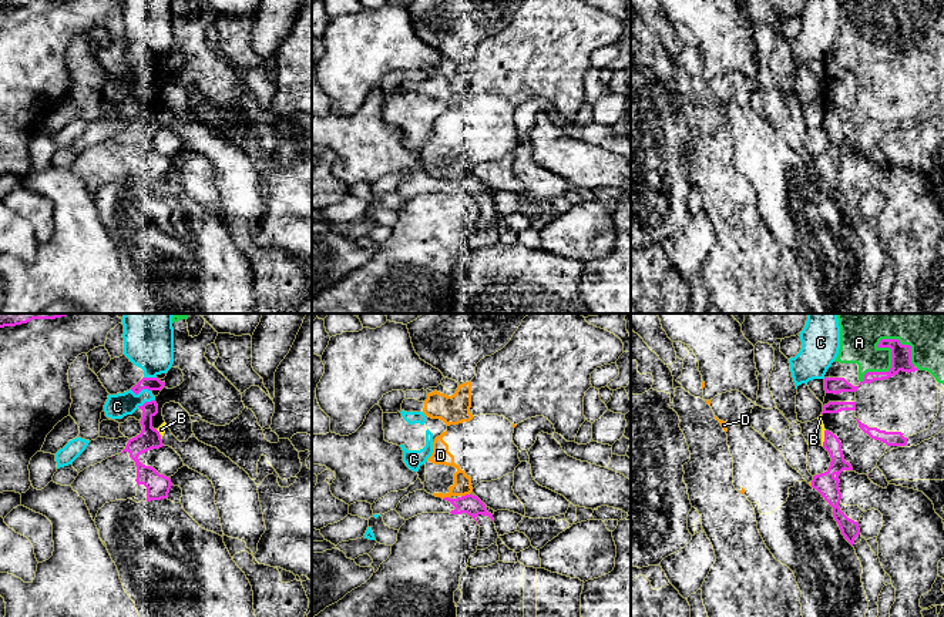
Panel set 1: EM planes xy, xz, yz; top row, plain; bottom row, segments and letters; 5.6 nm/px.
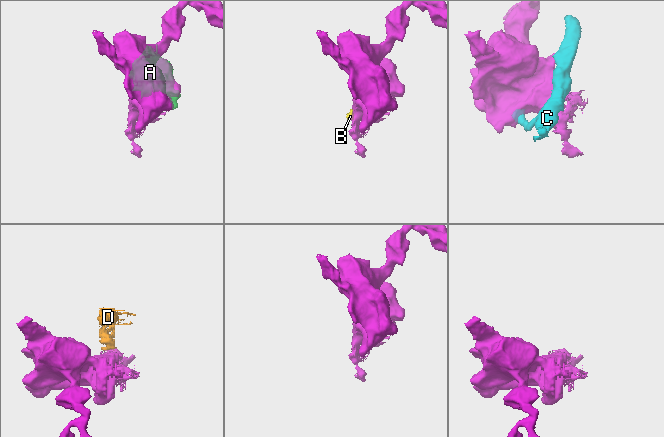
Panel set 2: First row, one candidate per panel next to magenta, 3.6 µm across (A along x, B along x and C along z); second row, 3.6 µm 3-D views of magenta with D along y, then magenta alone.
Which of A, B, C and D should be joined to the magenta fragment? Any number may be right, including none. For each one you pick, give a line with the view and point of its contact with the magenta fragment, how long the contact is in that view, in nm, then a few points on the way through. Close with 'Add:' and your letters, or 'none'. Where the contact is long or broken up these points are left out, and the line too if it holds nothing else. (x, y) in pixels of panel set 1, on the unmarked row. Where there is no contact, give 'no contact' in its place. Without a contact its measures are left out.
A: meets magenta in yz at (892, 32); contact 360 nm long
Add: A

